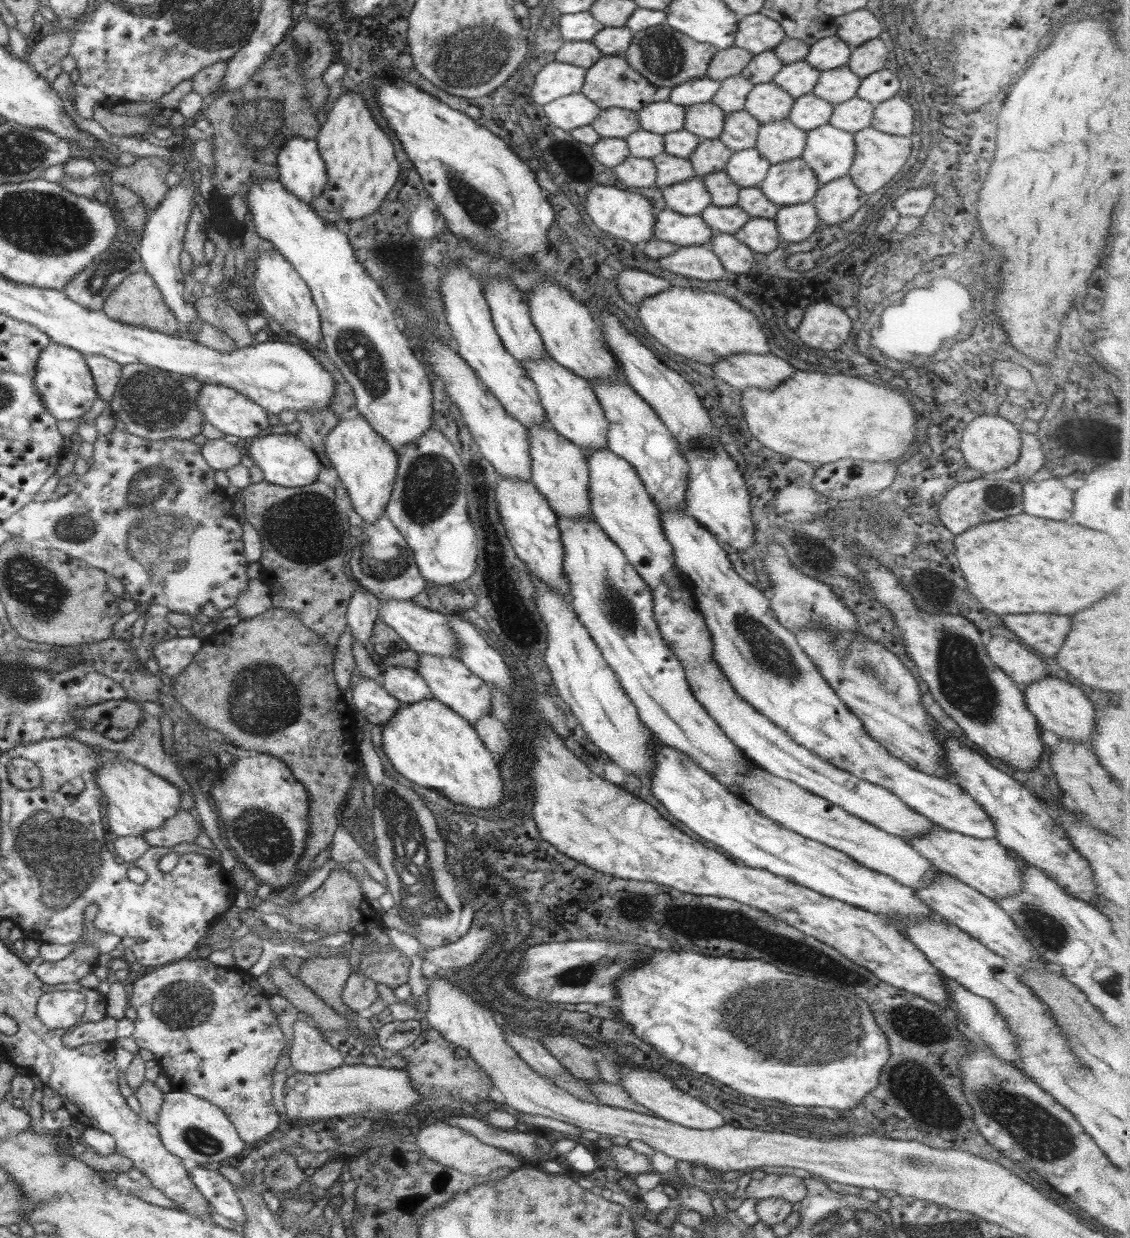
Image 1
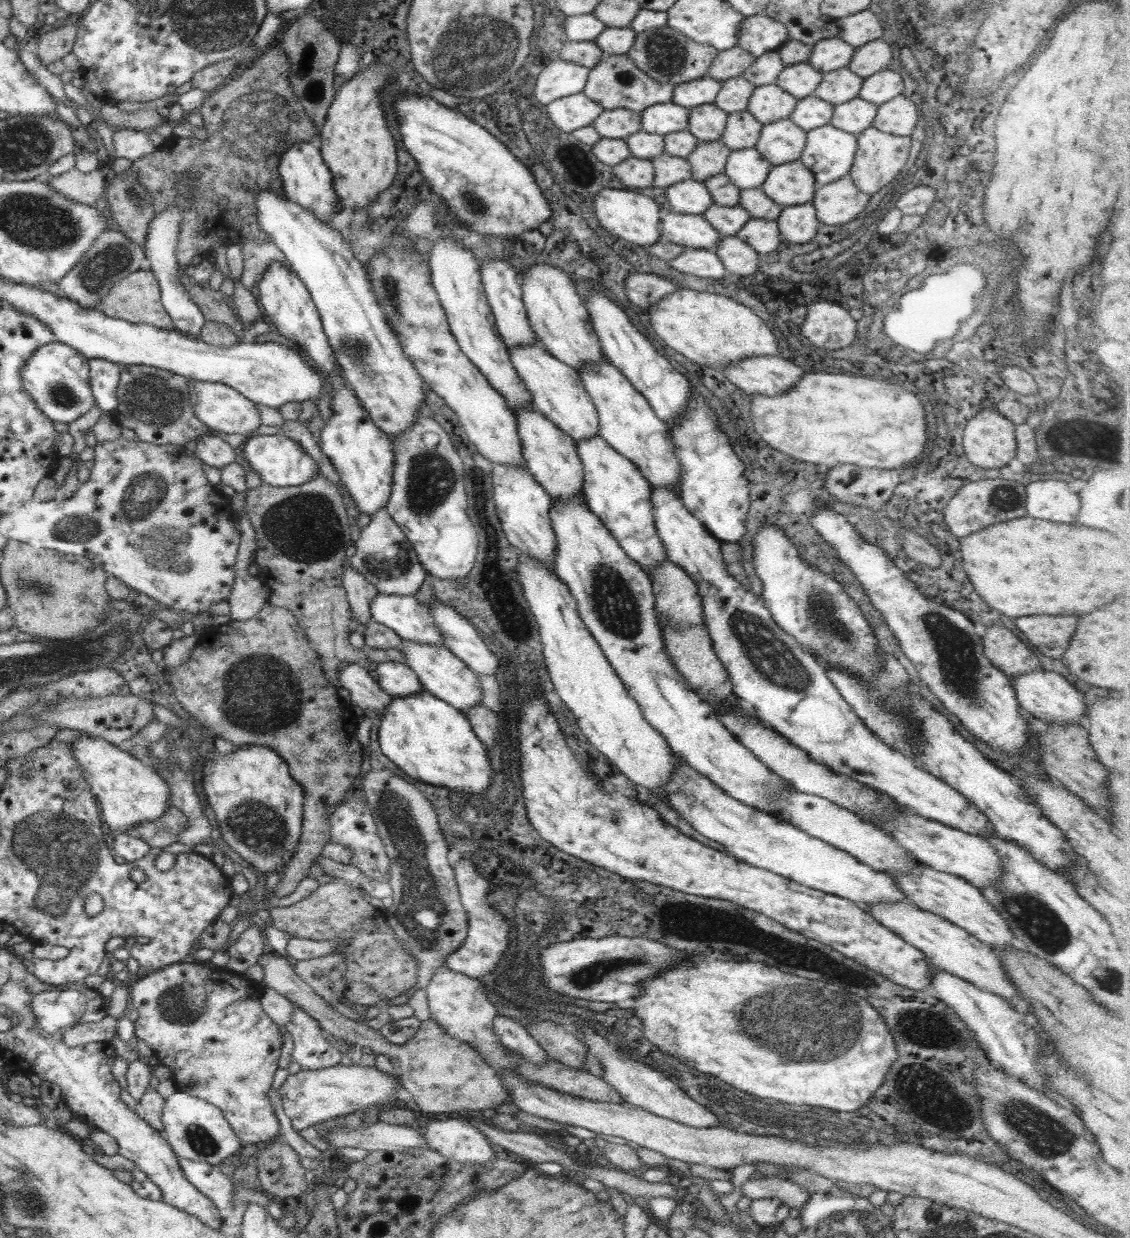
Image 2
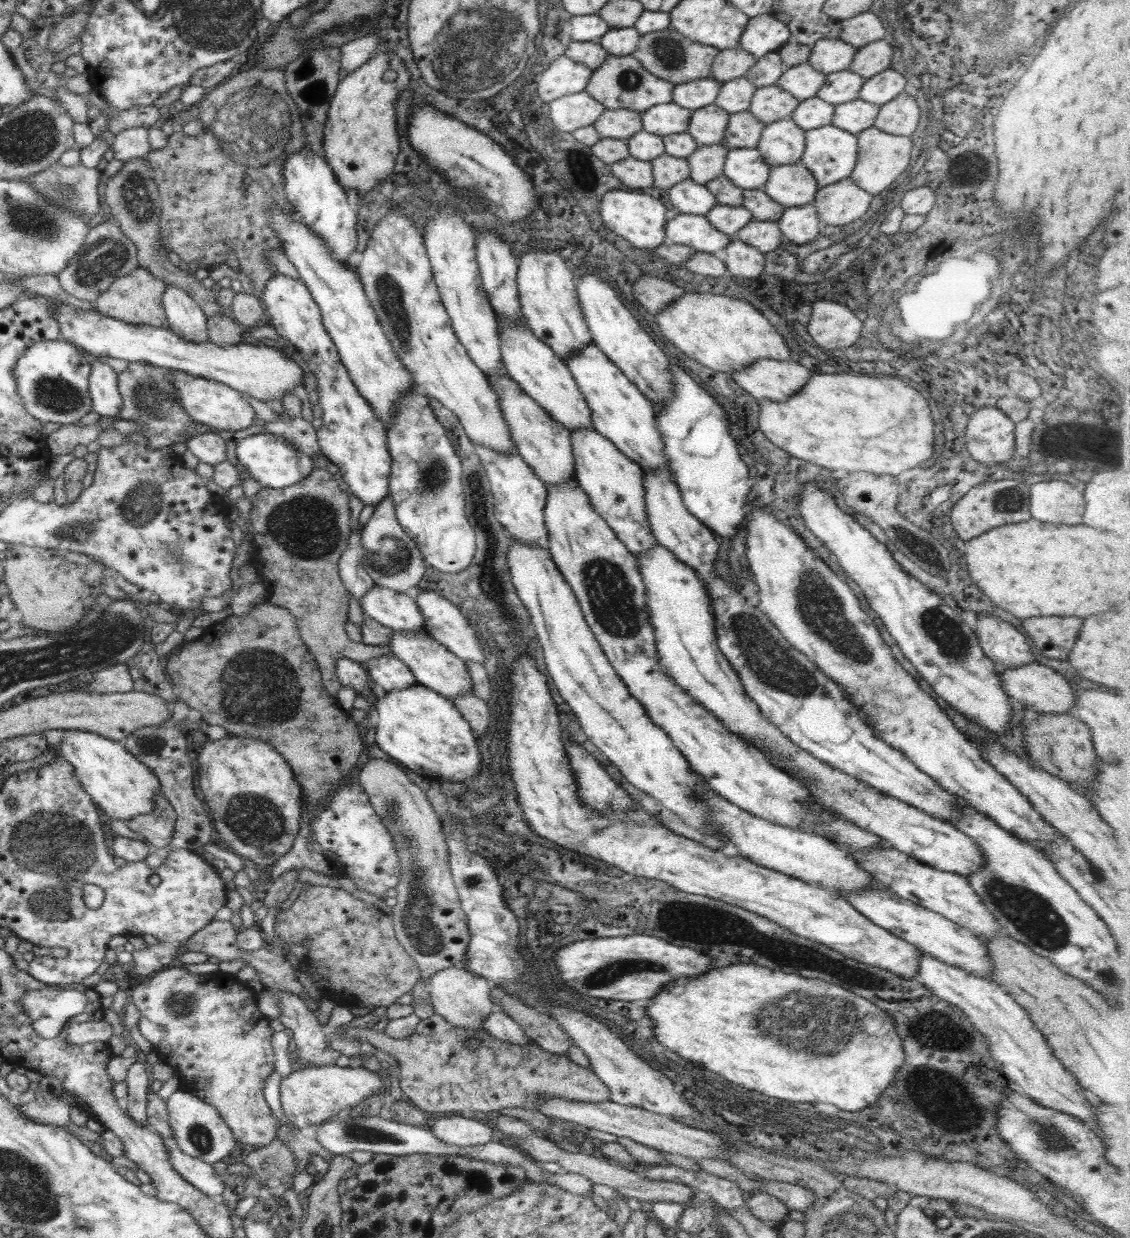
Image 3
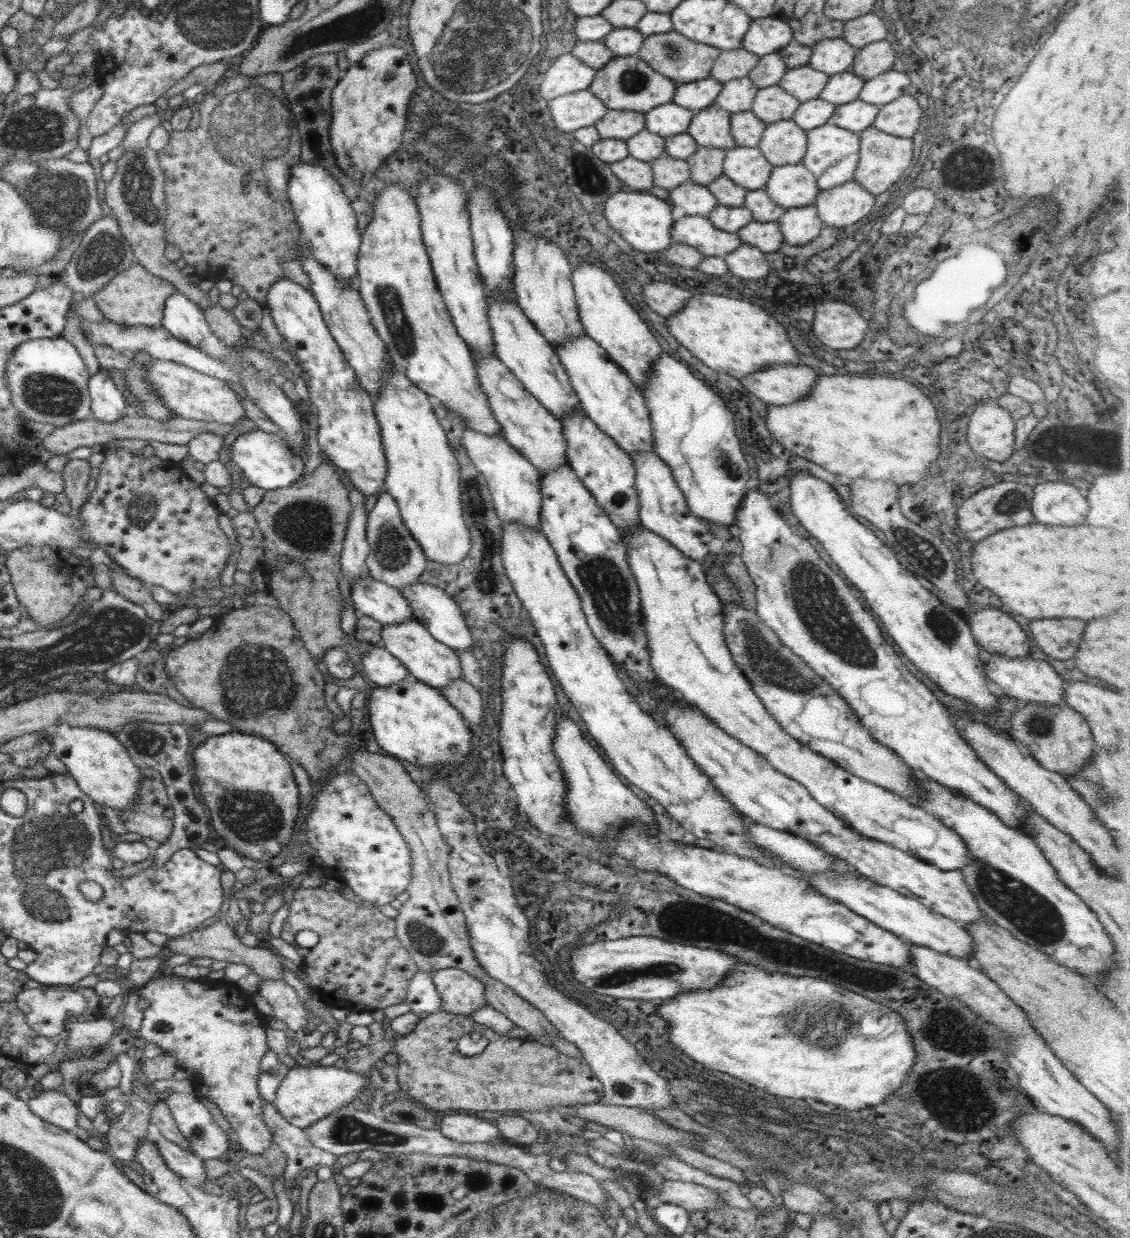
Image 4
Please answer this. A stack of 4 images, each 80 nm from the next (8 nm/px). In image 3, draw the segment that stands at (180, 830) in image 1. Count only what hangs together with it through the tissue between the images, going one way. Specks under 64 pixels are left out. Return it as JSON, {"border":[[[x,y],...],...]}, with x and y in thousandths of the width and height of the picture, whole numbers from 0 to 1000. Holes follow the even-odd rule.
{"border":[[[139,640],[137,652],[133,658],[123,658],[113,662],[114,668],[126,674],[135,686],[150,683],[150,679],[156,667],[157,656],[154,652]]]}

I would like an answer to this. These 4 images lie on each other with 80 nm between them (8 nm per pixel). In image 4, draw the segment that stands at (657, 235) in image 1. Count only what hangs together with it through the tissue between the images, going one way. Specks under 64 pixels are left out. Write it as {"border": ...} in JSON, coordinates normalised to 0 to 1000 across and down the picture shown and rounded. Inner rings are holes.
{"border":[[[606,174],[596,179],[594,194],[608,197],[621,204],[623,207],[639,208],[657,196],[652,188],[635,186],[627,175]]]}

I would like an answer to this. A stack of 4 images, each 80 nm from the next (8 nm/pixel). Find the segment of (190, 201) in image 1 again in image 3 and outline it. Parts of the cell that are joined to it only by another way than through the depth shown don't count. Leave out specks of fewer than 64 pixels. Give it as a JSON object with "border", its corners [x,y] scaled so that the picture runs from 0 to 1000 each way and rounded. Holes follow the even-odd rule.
{"border":[[[147,230],[143,238],[150,265],[165,275],[178,277],[185,275],[183,271],[183,255],[175,245],[156,230]]]}

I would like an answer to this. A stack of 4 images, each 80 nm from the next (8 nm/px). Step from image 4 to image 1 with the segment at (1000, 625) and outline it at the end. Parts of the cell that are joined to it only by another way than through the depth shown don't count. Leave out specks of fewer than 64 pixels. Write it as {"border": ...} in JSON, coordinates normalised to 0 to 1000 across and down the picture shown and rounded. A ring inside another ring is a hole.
{"border":[[[881,512],[873,520],[873,525],[877,534],[886,540],[904,559],[912,552],[917,552],[927,546],[927,538],[924,538],[922,532],[904,523],[903,518],[896,518]]]}

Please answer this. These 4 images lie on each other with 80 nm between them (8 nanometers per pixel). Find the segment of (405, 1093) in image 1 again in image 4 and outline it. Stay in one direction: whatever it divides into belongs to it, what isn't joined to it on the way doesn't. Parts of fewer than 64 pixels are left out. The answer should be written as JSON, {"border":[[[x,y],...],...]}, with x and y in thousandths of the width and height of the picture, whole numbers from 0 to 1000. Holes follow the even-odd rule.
{"border":[[[281,860],[279,863],[268,863],[261,861],[256,864],[255,868],[246,878],[242,893],[257,908],[269,913],[305,893],[315,892],[319,883],[325,877],[325,872],[322,870],[304,862]]]}

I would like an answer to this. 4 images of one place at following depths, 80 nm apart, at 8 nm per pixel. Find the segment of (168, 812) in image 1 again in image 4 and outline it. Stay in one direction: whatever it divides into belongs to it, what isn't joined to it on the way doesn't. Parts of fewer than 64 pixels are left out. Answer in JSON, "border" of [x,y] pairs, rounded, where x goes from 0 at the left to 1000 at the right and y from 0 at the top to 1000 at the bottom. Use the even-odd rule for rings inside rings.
{"border":[[[56,583],[46,589],[48,595],[45,604],[48,609],[57,616],[60,624],[66,628],[69,635],[87,650],[94,649],[101,654],[112,654],[121,649],[121,643],[125,636],[125,624],[109,601],[103,596],[102,593],[92,591],[88,588],[71,588],[62,586]]]}

